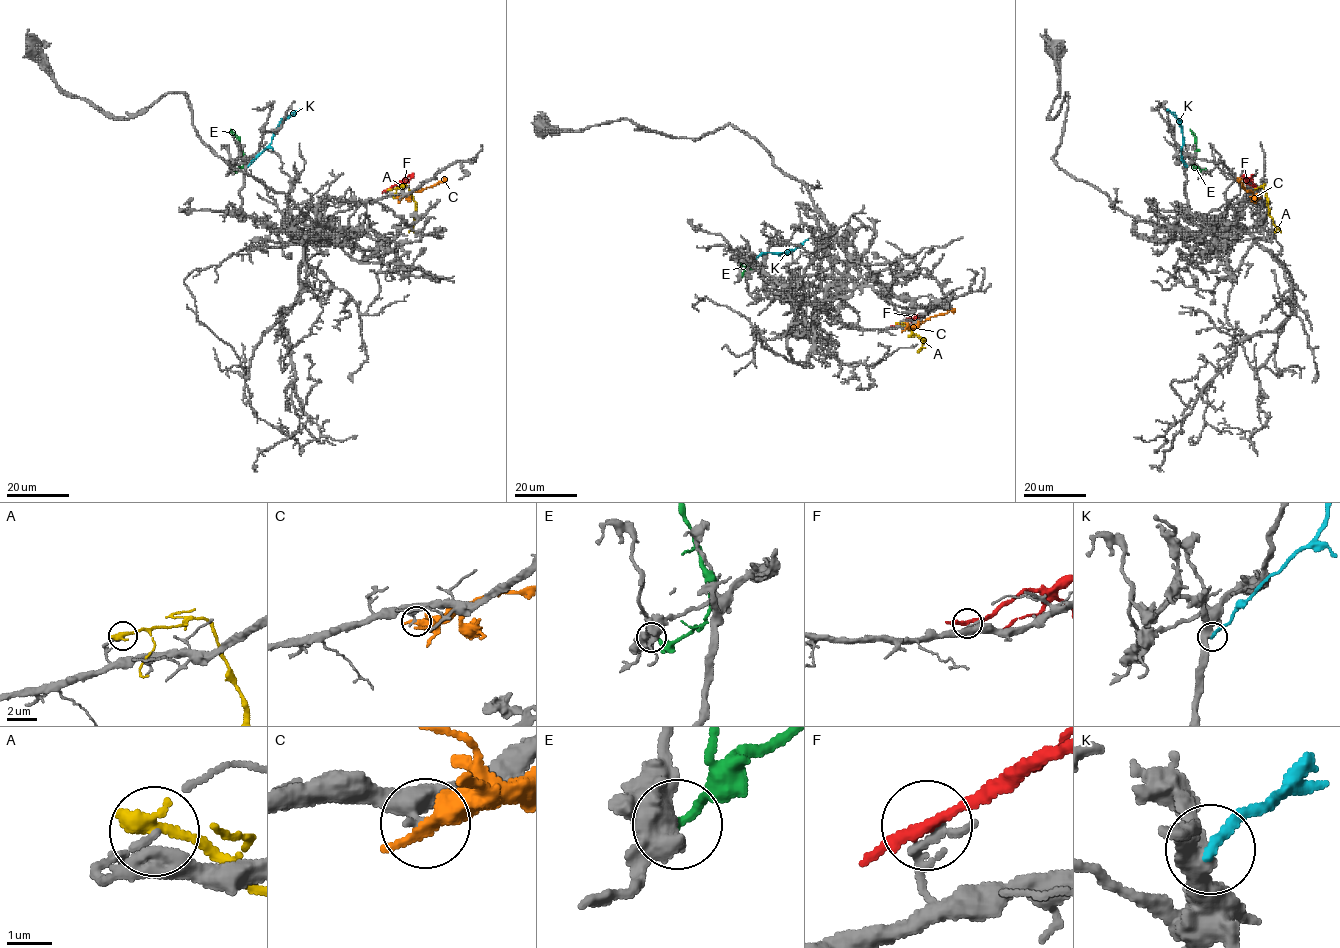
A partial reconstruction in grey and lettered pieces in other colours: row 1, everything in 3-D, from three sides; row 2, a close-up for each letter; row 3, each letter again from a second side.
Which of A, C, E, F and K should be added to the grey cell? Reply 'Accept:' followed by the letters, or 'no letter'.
Accept: no letter

